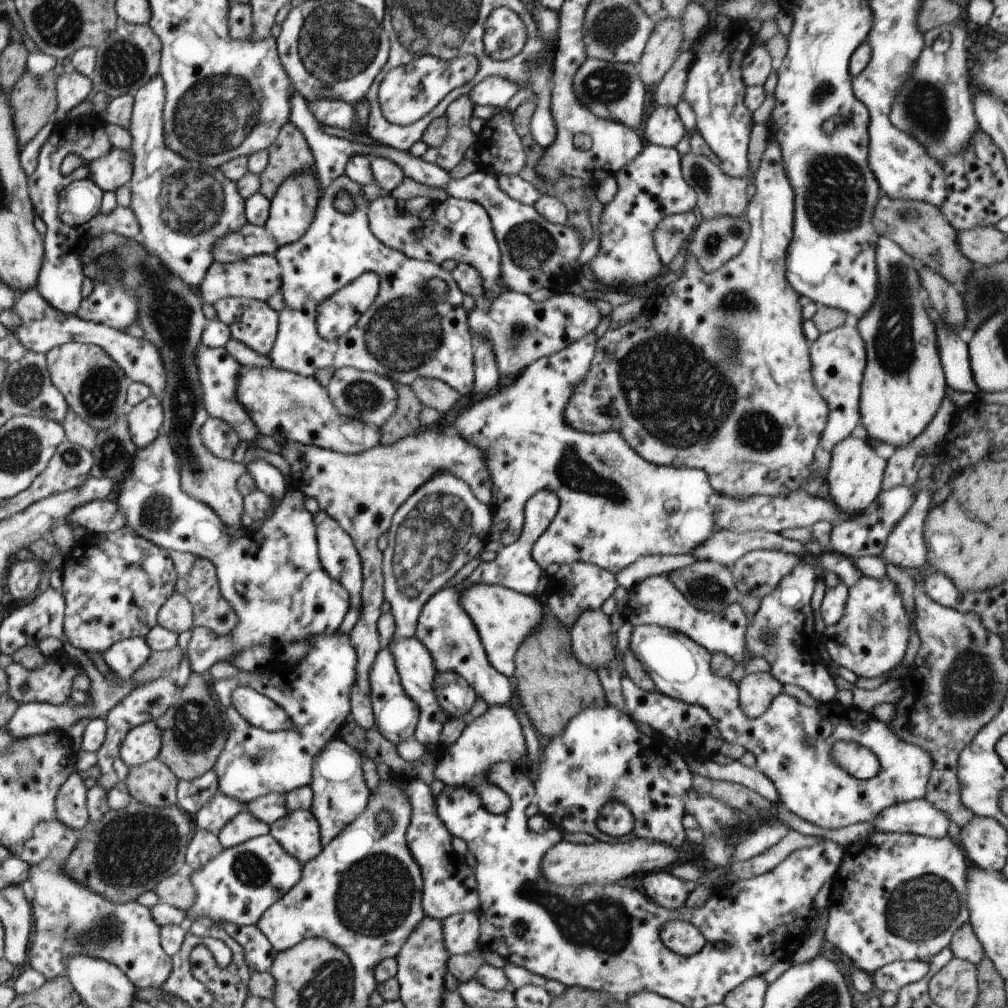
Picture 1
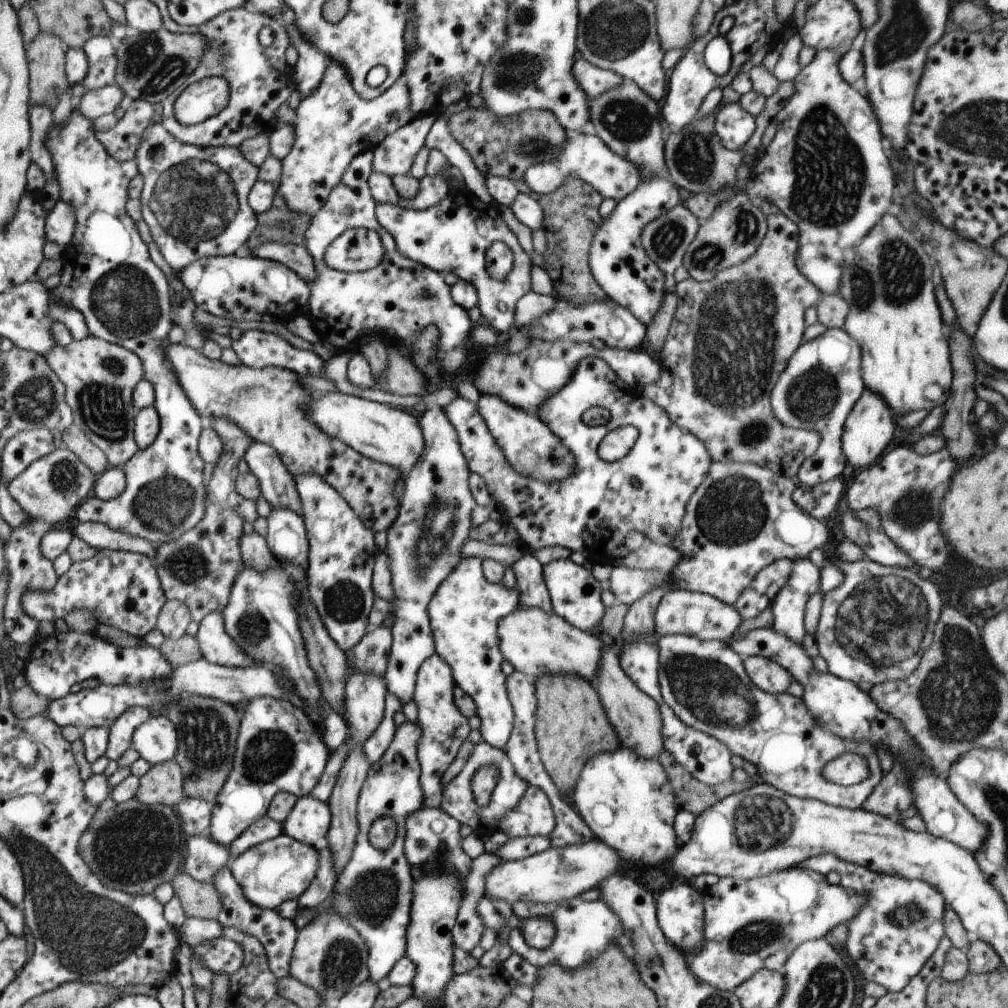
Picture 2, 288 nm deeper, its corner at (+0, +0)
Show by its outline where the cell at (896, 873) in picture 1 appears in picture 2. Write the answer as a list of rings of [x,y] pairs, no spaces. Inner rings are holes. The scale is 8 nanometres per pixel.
[[[831,852],[801,860],[795,868],[811,870],[821,876],[835,872],[843,890],[863,898],[863,906],[859,906],[853,918],[845,922],[845,952],[859,968],[865,982],[881,984],[887,992],[899,992],[931,958],[945,936],[943,916],[947,912],[947,904],[943,894],[927,880],[869,870],[867,866],[841,860]]]

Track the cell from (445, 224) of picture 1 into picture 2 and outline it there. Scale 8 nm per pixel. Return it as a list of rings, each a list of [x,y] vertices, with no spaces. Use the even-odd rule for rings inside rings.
[[[457,190],[451,194],[449,200],[441,198],[437,204],[427,206],[423,210],[417,208],[399,208],[397,204],[375,204],[375,220],[377,224],[393,238],[393,242],[397,244],[397,250],[407,256],[413,262],[419,262],[435,272],[453,272],[459,280],[471,282],[471,286],[475,288],[477,294],[477,308],[481,312],[481,324],[485,324],[491,332],[495,332],[501,338],[509,338],[515,332],[515,308],[519,298],[523,298],[527,292],[531,292],[531,260],[529,256],[521,250],[517,236],[507,228],[507,224],[503,222],[503,216],[499,212],[499,208],[495,204],[483,204],[481,200],[477,200],[473,194],[469,194],[469,190]],[[495,242],[505,242],[509,246],[509,250],[513,252],[511,258],[511,266],[503,276],[493,276],[487,272],[487,248]]]

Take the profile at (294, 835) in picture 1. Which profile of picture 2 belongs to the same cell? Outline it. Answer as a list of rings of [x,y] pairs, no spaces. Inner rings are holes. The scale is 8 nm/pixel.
[[[303,796],[297,798],[291,812],[285,816],[281,824],[281,834],[305,846],[319,848],[327,846],[329,824],[331,824],[329,806],[309,796]]]

